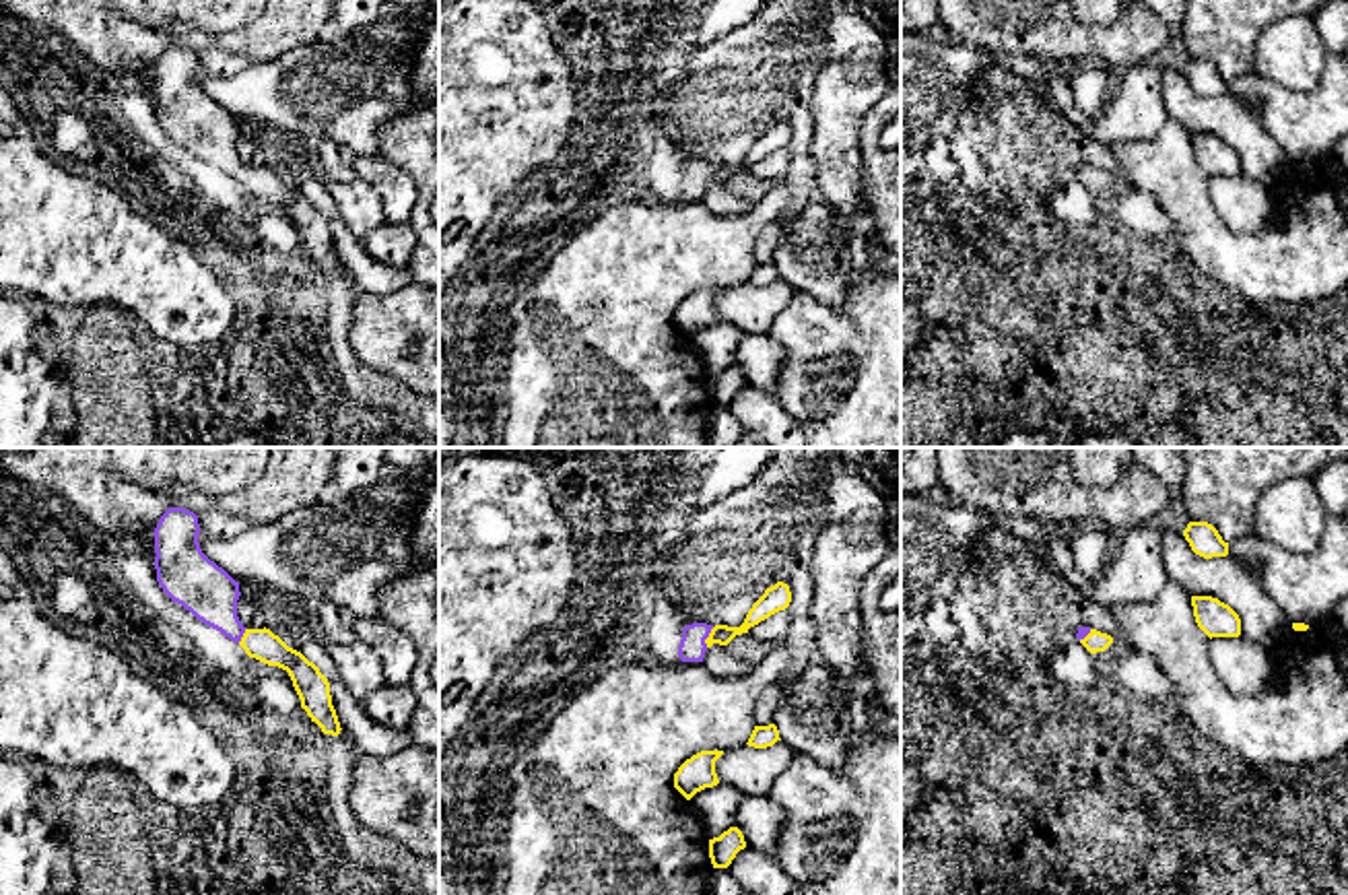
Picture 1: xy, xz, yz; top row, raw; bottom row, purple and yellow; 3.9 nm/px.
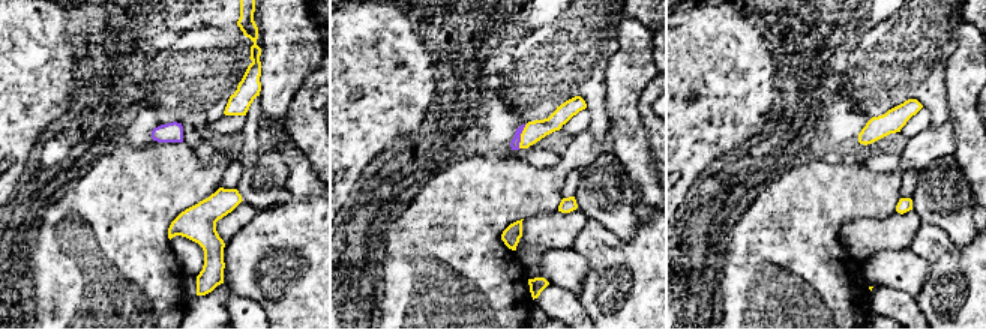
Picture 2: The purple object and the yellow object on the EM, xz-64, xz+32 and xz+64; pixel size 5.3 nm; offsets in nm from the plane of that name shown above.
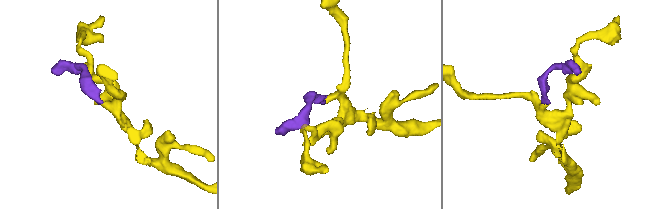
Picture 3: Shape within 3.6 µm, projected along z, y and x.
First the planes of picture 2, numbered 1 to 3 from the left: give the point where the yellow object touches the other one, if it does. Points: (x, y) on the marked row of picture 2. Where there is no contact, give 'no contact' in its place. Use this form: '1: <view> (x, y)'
1: no contact
2: xz+32 (520, 135)
3: no contact

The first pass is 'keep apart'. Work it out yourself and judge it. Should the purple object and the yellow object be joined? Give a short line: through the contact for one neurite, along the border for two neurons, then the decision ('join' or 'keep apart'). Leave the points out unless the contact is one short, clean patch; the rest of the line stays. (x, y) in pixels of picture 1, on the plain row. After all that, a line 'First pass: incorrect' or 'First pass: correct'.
line xz (693, 184), (708, 174), (738, 170), (763, 145); join
First pass: incorrect

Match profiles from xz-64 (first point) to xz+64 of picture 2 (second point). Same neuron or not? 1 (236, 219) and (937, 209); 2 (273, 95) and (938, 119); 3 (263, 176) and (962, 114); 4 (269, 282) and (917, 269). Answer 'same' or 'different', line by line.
1: different
2: different
3: different
4: different

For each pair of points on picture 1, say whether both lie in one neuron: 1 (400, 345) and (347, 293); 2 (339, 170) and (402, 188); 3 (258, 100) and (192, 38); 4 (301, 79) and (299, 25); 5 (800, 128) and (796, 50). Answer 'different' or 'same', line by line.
1: different
2: different
3: different
4: different
5: same

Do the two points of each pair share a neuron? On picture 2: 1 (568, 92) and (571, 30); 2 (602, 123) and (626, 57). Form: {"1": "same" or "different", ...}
{"1": "same", "2": "different"}

